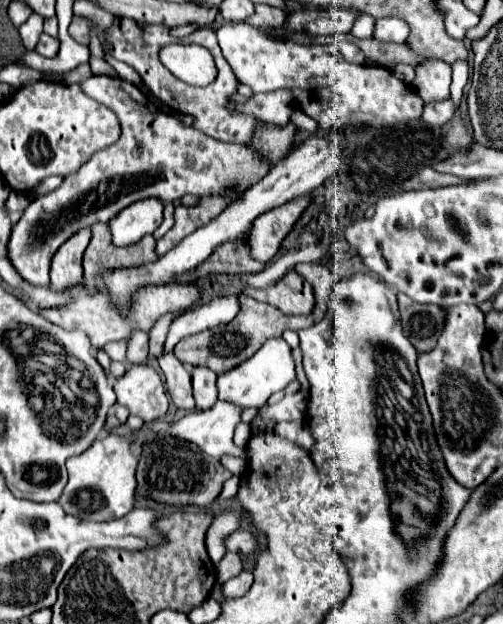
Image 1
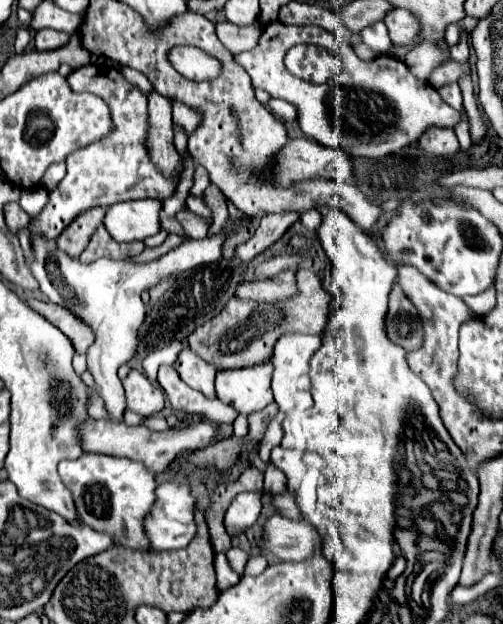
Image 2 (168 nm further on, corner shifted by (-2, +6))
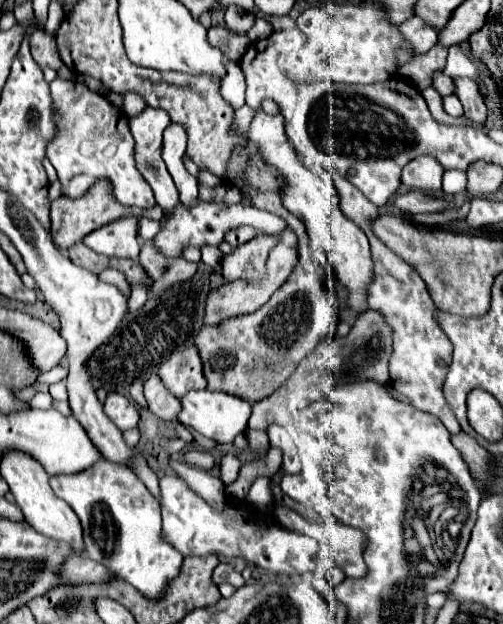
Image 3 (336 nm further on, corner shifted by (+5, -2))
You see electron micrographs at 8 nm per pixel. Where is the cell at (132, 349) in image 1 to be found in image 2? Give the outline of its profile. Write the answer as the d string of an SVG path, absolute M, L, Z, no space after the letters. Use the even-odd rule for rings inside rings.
M232 219L228 221L226 229L218 235L206 237L202 241L184 241L180 247L172 249L158 261L152 263L128 263L128 261L112 261L112 259L96 259L92 263L82 263L60 251L56 241L48 241L42 235L32 235L34 245L34 261L30 265L32 275L40 283L40 291L56 305L68 309L76 315L82 323L86 323L94 333L94 343L86 351L88 371L94 377L98 387L98 395L104 399L104 409L114 421L122 421L126 399L122 383L116 375L118 367L128 363L132 353L136 351L138 329L144 321L144 303L140 301L140 293L150 289L152 285L168 279L170 275L178 275L198 265L214 263L222 257L222 241L226 233L234 229Z

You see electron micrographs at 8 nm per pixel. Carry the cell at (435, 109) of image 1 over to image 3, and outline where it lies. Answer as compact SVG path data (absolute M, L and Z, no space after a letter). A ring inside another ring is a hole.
M425 155L425 157L415 157L405 165L401 183L413 189L421 189L425 193L435 193L441 191L441 177L443 177L441 165L437 165L433 157Z

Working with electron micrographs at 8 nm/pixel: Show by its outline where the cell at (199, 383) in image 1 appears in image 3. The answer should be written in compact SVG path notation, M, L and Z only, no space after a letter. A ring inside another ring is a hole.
M187 347L183 351L175 351L161 367L159 377L165 383L165 387L175 397L185 397L191 389L205 389L207 381L203 377L201 359L195 347Z

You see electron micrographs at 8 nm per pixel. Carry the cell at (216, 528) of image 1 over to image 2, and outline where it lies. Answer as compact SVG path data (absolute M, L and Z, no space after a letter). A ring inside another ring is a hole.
M252 491L252 493L240 493L234 497L234 501L230 503L226 517L224 517L224 525L226 531L230 535L234 533L242 533L244 529L252 527L260 515L260 491Z

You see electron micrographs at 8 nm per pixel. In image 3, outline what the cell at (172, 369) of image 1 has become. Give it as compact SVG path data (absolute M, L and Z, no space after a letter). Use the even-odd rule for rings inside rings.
M151 375L145 381L145 399L149 409L163 421L175 421L181 413L181 401L163 387L163 381L157 375Z

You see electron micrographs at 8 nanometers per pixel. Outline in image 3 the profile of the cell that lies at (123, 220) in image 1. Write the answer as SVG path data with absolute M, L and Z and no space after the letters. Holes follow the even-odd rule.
M125 215L89 233L83 239L83 243L89 245L93 251L103 253L107 257L125 257L125 259L135 261L141 251L137 223L139 219L135 215Z

